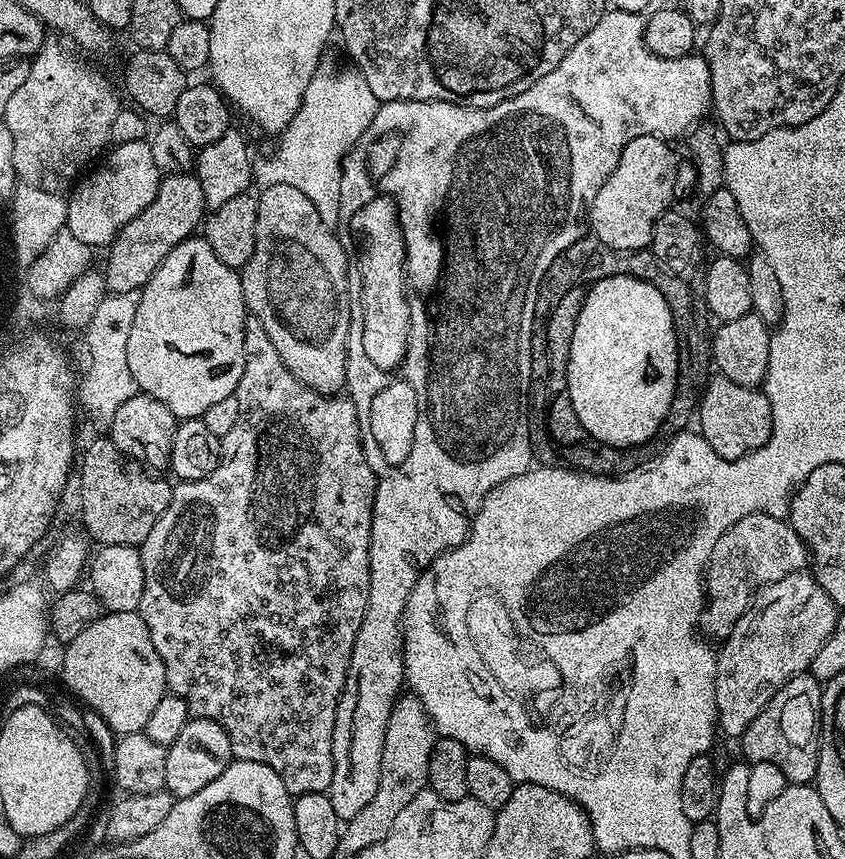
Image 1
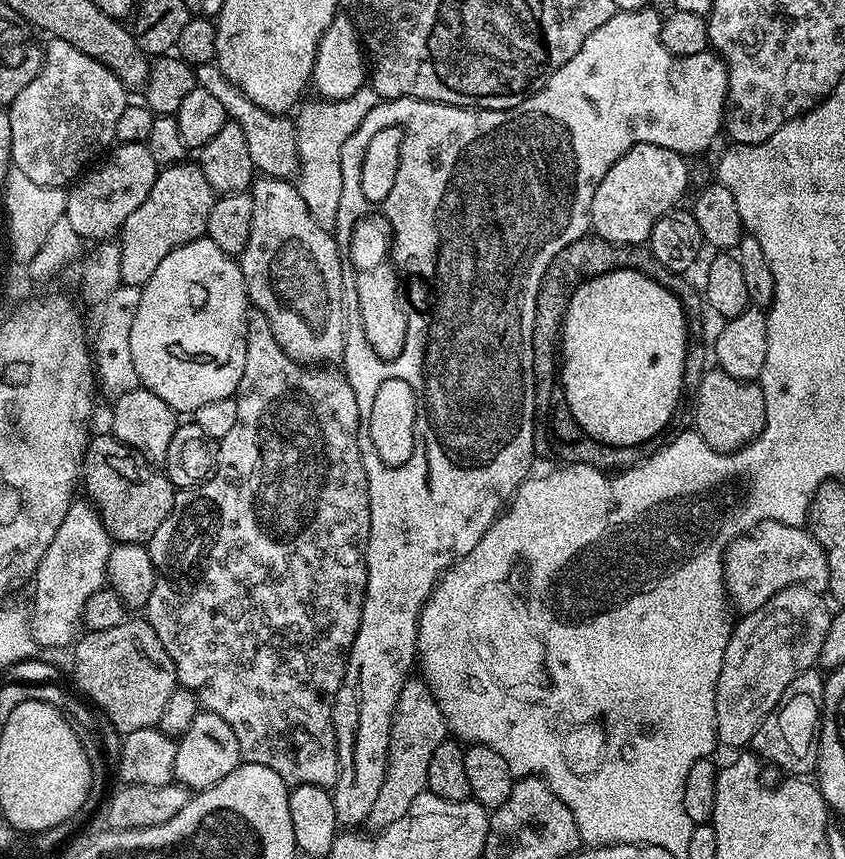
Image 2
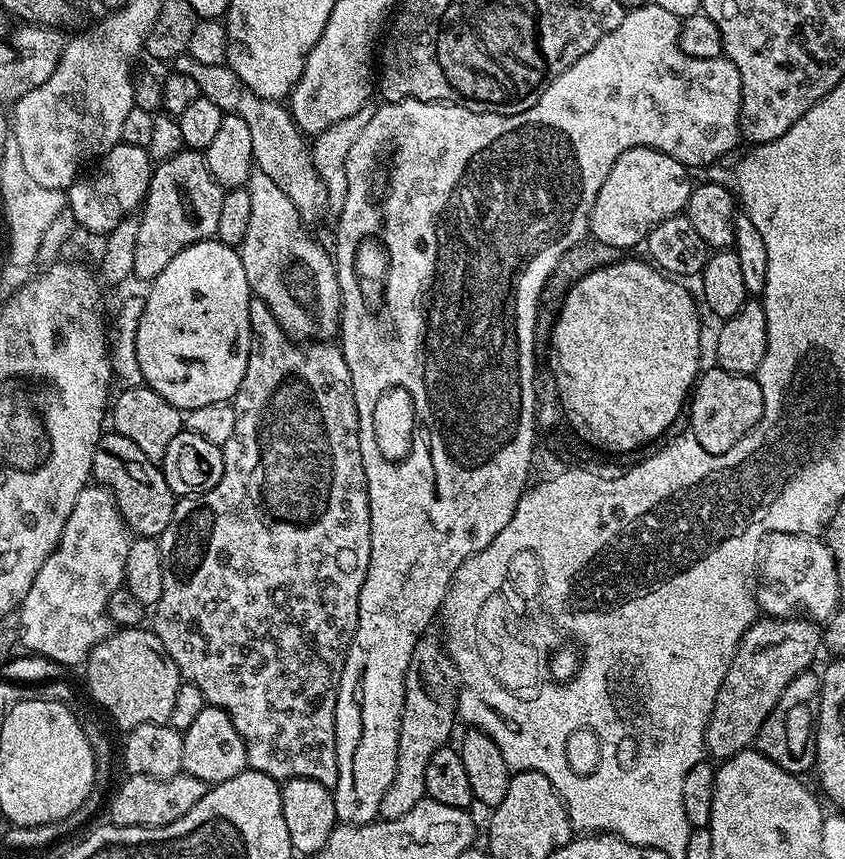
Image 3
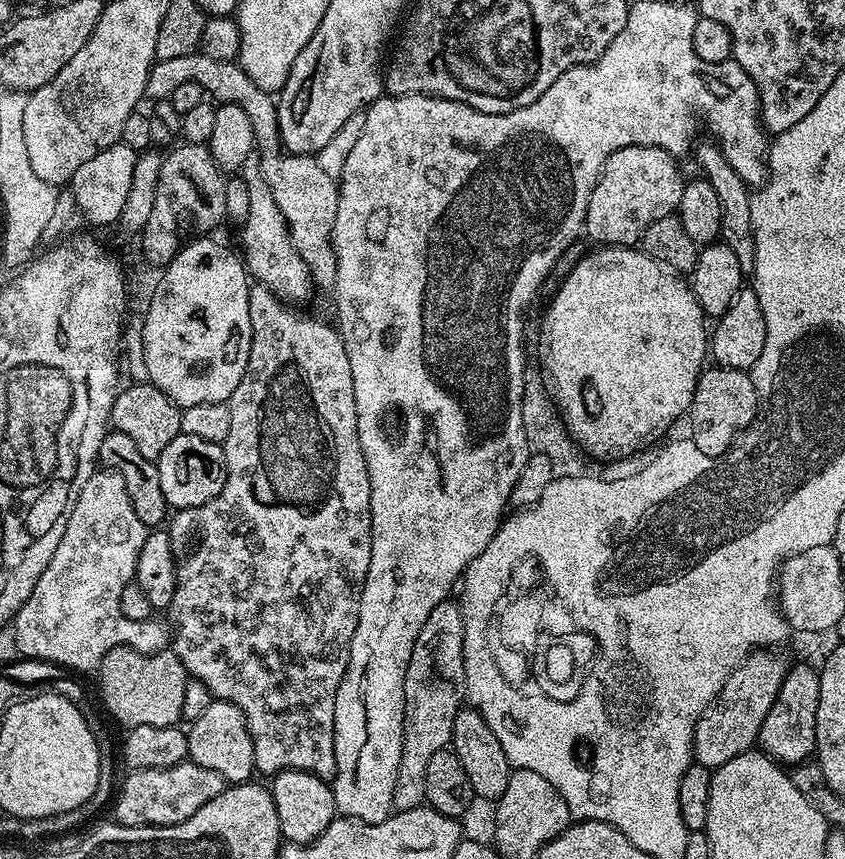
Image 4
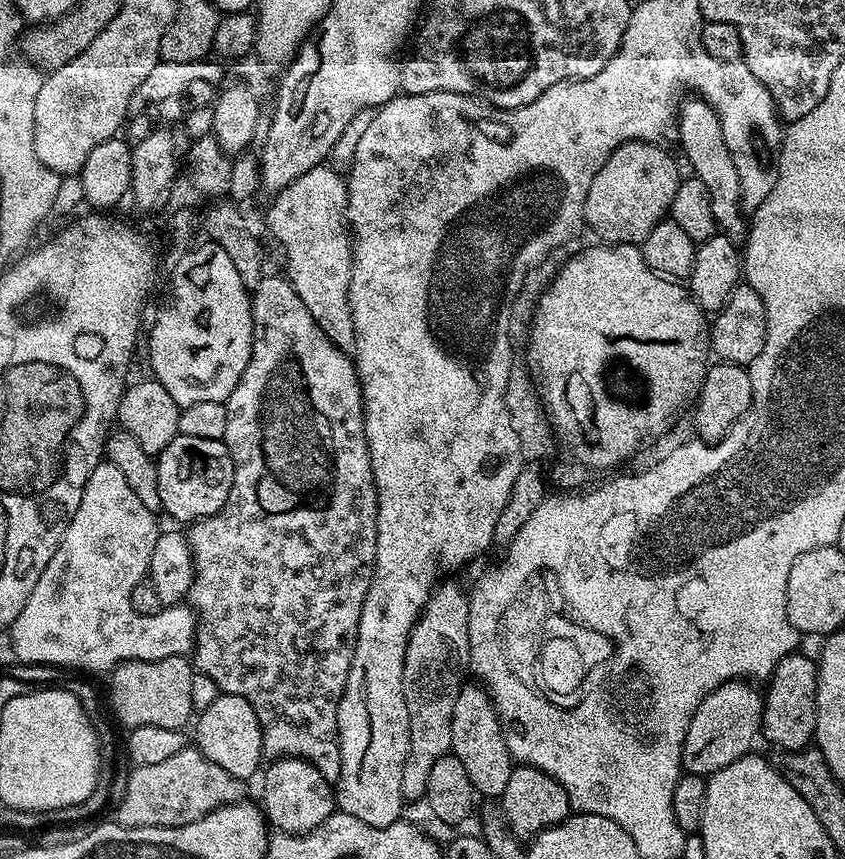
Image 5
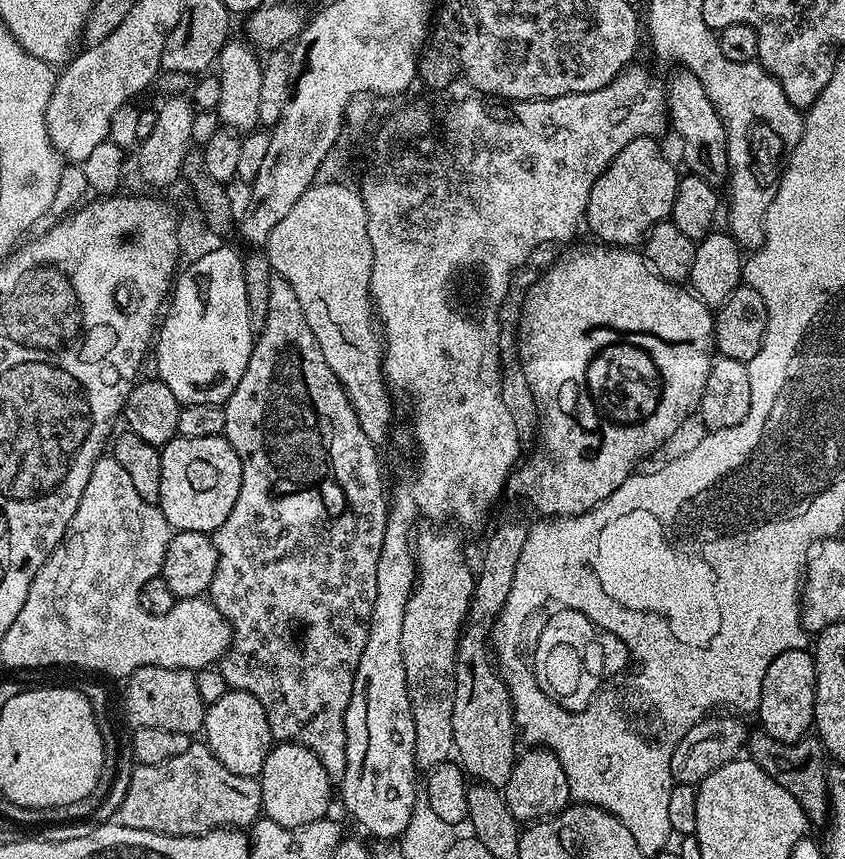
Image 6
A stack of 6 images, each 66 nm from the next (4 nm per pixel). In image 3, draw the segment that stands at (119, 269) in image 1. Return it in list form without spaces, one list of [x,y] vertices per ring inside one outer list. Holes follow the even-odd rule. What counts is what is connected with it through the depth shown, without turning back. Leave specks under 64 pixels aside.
[[[183,150],[159,161],[153,167],[148,195],[138,212],[140,225],[133,264],[135,279],[151,282],[166,270],[174,254],[186,250],[186,246],[194,242],[213,239],[218,230],[224,194],[225,189],[210,174],[203,151]]]

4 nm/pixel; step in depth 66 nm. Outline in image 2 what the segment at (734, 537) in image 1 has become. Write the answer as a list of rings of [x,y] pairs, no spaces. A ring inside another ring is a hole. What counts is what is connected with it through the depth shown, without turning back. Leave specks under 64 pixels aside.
[[[764,520],[751,532],[739,536],[724,552],[724,587],[735,611],[747,614],[758,610],[774,594],[795,584],[817,590],[828,587],[828,563],[824,547],[813,538],[807,527],[786,526],[782,522]]]

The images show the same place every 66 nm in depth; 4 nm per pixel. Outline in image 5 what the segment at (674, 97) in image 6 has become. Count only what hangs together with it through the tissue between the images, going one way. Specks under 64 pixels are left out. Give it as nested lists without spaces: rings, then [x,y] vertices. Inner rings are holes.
[[[695,94],[689,97],[689,100],[687,97],[680,102],[678,145],[680,144],[689,166],[692,167],[691,175],[697,176],[710,194],[710,206],[714,209],[717,229],[726,238],[743,241],[747,237],[750,224],[746,219],[742,178],[738,178],[738,166],[734,166],[734,158],[730,158],[730,146],[726,146],[722,122],[718,122],[718,114],[705,100]]]

